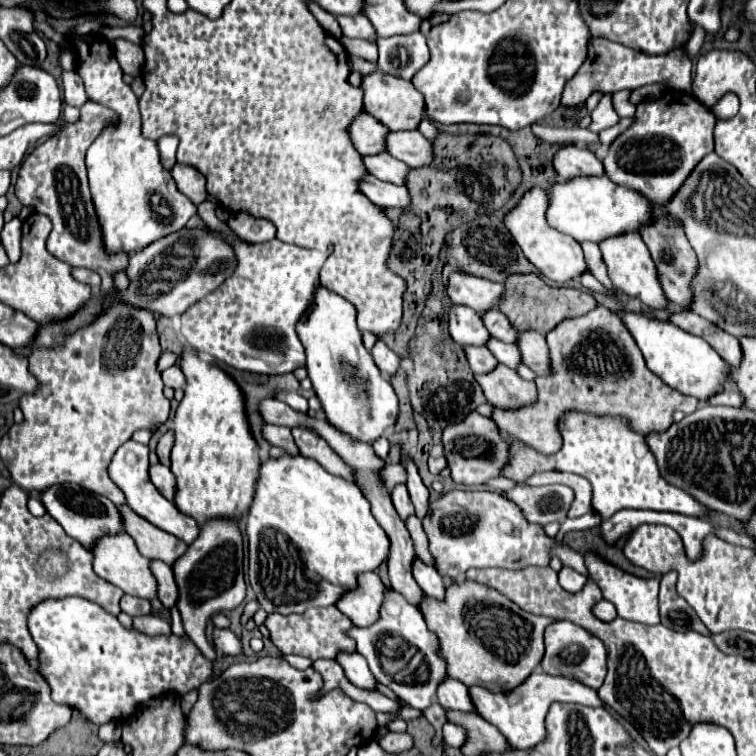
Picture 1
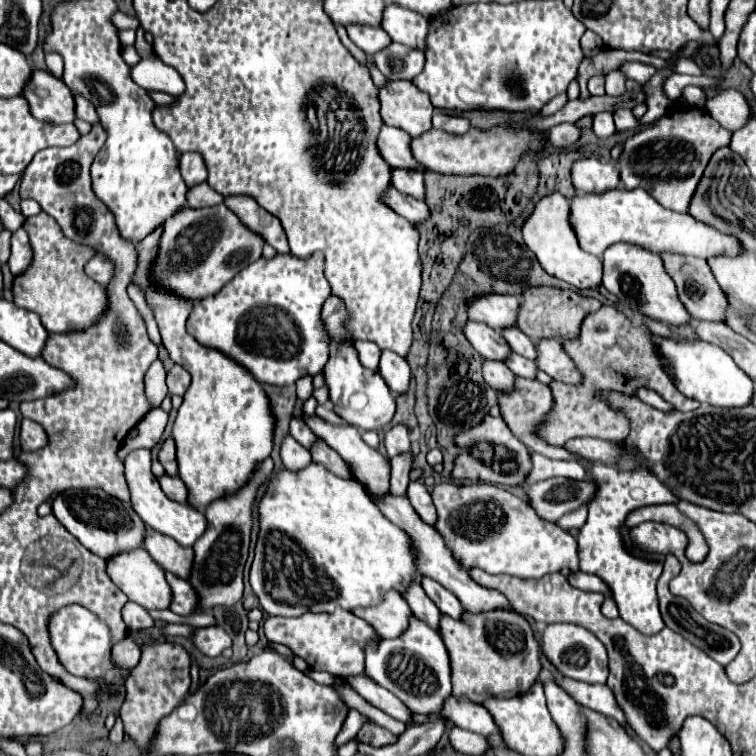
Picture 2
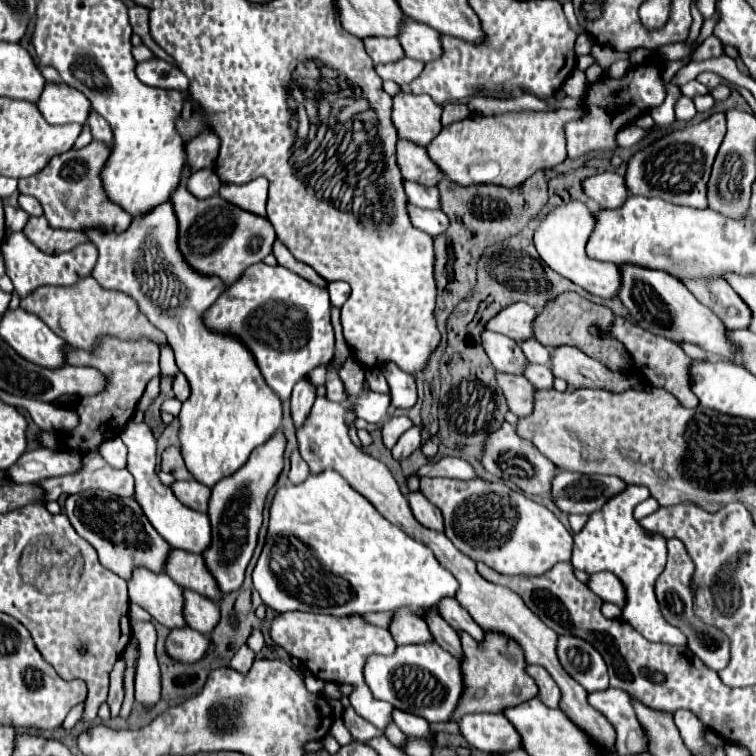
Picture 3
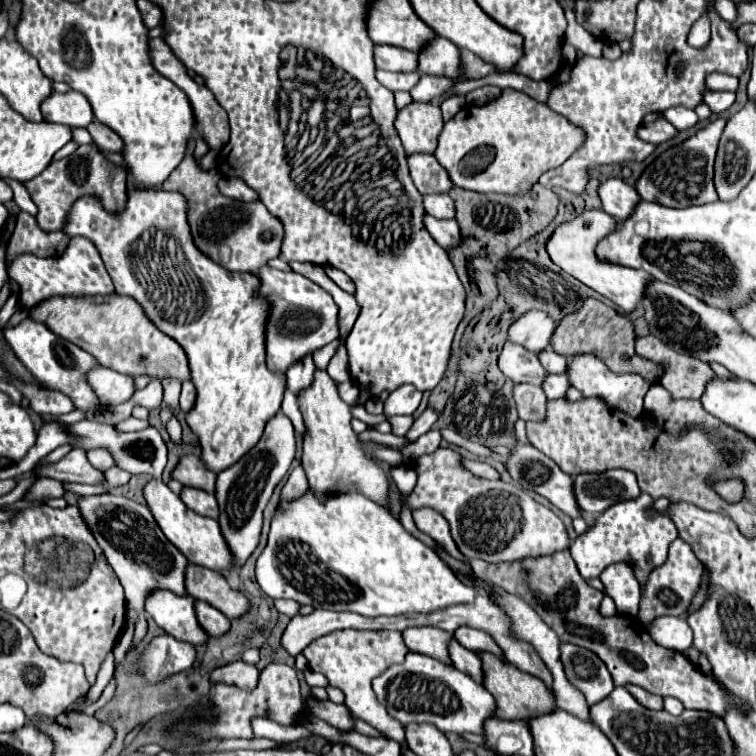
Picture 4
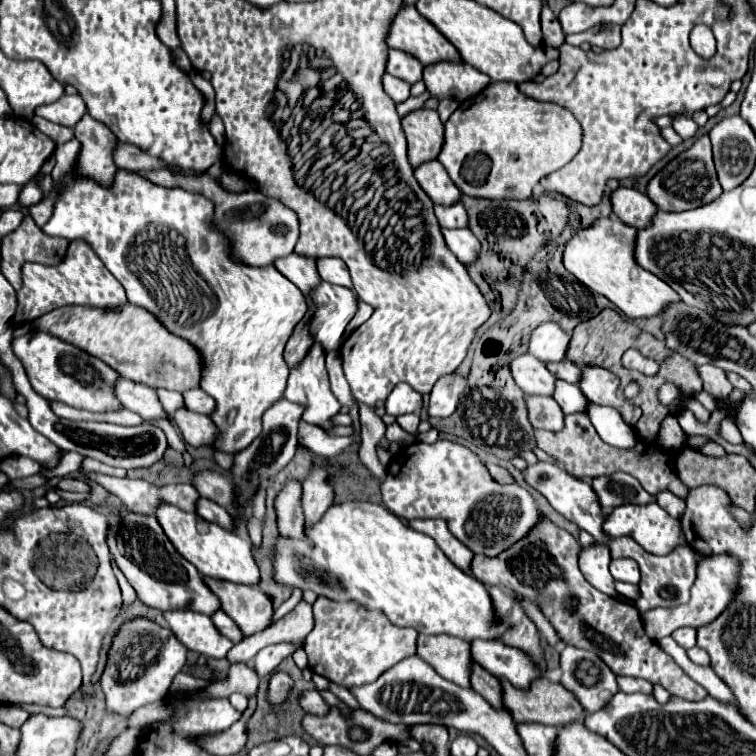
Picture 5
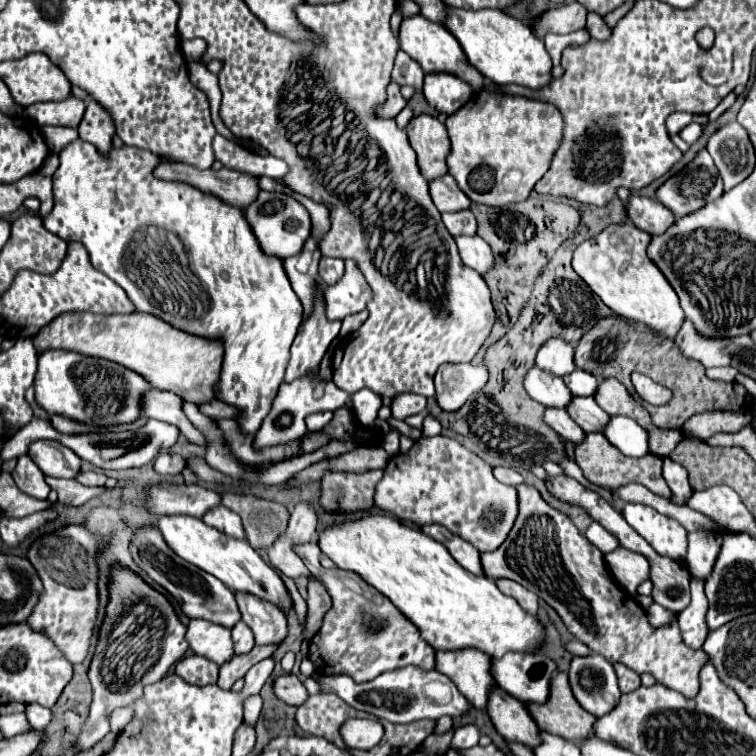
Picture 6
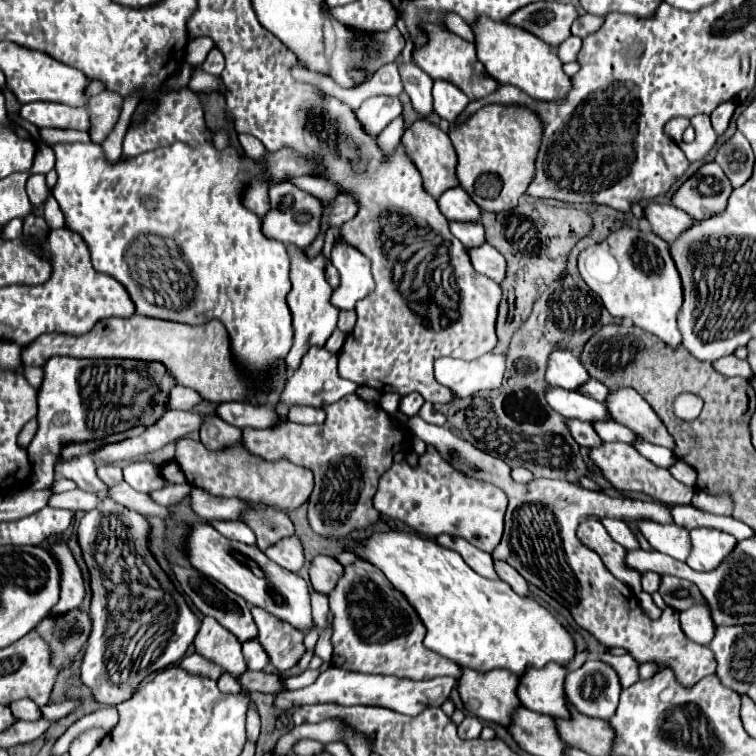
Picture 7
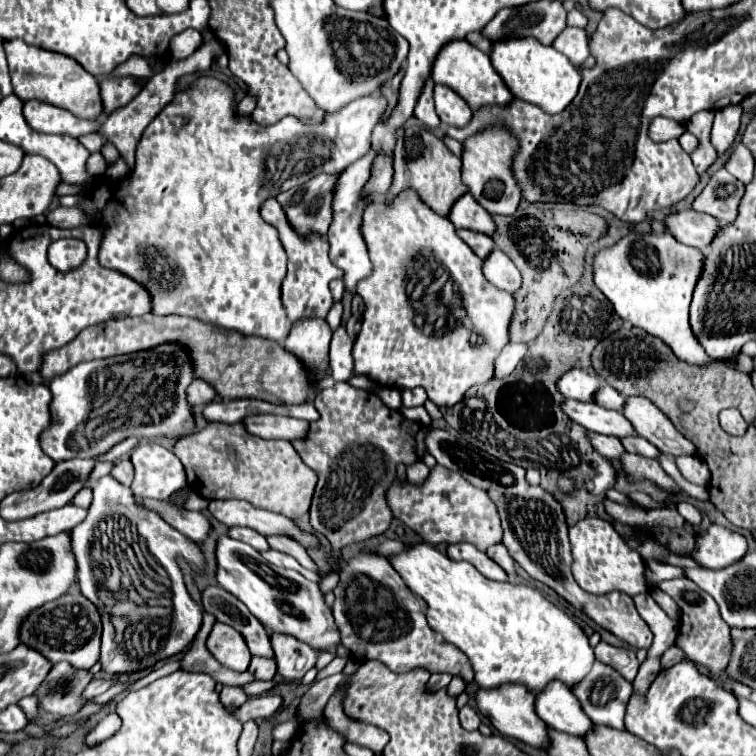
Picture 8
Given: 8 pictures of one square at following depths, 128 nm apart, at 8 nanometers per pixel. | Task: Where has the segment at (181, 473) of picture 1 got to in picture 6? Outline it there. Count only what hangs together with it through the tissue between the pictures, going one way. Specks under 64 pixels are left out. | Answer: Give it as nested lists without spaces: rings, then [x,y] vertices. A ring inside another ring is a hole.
[[[74,140],[60,150],[58,158],[60,166],[52,176],[54,208],[42,218],[44,228],[66,242],[82,242],[92,264],[126,290],[138,312],[154,314],[194,336],[220,338],[224,342],[224,362],[214,394],[218,400],[238,410],[234,420],[238,422],[240,432],[254,436],[270,412],[270,404],[284,380],[290,346],[302,322],[302,304],[284,274],[282,260],[268,258],[260,250],[250,226],[244,222],[242,210],[232,208],[194,186],[184,186],[184,182],[160,182],[152,174],[152,166],[162,158],[152,156],[148,150],[122,146],[112,148],[104,158],[92,144]],[[162,232],[176,234],[182,242],[180,252],[184,254],[166,254],[166,240],[158,238]]]

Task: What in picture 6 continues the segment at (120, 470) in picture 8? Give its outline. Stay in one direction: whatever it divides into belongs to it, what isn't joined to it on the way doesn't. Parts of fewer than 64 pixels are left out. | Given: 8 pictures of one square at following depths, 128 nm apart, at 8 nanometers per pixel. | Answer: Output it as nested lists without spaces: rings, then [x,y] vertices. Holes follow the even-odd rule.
[[[82,472],[78,474],[76,482],[84,484],[84,486],[102,486],[108,478],[104,474],[98,474],[98,472]]]

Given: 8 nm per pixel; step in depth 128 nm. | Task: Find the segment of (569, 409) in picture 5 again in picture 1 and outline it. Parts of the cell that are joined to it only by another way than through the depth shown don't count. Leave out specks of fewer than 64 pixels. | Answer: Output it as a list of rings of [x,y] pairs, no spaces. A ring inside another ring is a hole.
[[[490,338],[486,342],[486,348],[496,356],[498,362],[506,364],[508,368],[516,368],[520,364],[520,354],[518,354],[514,344],[506,344],[506,342],[500,342],[496,338]]]

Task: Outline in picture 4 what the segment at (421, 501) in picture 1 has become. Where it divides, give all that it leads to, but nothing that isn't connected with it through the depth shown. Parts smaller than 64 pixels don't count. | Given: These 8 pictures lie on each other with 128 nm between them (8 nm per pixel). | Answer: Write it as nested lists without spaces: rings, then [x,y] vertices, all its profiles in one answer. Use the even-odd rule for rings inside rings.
[[[418,508],[418,510],[412,512],[412,516],[414,516],[414,524],[416,524],[416,528],[418,528],[420,532],[428,534],[428,536],[434,538],[438,544],[442,544],[452,558],[462,560],[462,562],[466,560],[466,558],[460,554],[460,550],[456,548],[456,544],[452,542],[448,522],[442,518],[440,512],[436,512],[436,510],[432,510],[432,508]]]

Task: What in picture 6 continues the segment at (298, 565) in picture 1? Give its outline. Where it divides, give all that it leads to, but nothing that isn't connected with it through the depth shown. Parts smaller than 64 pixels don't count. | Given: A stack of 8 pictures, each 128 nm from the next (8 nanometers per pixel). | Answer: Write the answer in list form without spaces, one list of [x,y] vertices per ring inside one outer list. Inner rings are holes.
[[[366,512],[356,520],[332,524],[320,532],[318,546],[322,554],[336,564],[336,568],[358,574],[368,586],[386,596],[420,630],[420,636],[434,650],[460,650],[462,646],[472,646],[492,658],[500,658],[500,654],[512,650],[538,652],[542,644],[544,628],[538,618],[526,614],[514,598],[500,594],[498,586],[492,580],[484,576],[474,576],[464,570],[438,540],[426,536],[416,528],[404,526],[400,520],[388,514]]]

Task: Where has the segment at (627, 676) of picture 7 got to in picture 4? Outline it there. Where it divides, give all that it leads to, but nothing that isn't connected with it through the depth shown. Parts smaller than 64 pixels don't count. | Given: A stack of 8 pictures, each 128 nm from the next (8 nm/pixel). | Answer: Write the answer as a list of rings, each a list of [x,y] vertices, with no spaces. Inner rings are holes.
[[[628,684],[626,690],[644,706],[644,708],[650,708],[650,710],[662,710],[664,708],[664,702],[660,696],[654,696],[654,694],[646,694],[646,690],[640,690],[640,686],[632,686]]]

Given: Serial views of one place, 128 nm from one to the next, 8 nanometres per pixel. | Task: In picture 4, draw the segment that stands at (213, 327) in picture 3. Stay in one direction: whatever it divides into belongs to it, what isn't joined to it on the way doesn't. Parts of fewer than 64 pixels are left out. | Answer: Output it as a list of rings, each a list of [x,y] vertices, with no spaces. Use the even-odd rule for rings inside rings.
[[[262,266],[256,276],[260,280],[256,294],[264,294],[272,302],[272,312],[264,324],[268,370],[286,374],[290,366],[338,338],[338,306],[326,290],[296,272],[280,272],[270,266]],[[288,388],[284,390],[282,412],[292,420],[296,434],[302,436],[302,432],[304,432],[304,422],[302,422],[302,414],[300,414],[300,408],[298,408],[298,400],[296,400],[296,396],[290,396],[290,390],[288,390]]]

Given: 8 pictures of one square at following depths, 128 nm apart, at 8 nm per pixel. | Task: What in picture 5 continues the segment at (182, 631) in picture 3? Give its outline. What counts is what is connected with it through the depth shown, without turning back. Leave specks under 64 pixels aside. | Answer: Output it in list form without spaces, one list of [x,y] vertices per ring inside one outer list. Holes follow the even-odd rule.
[[[138,618],[138,620],[128,620],[124,622],[120,634],[114,640],[114,646],[110,650],[108,656],[108,664],[106,670],[102,674],[102,690],[106,696],[106,708],[110,712],[118,712],[118,714],[130,714],[134,710],[138,710],[140,706],[152,704],[152,702],[160,702],[166,698],[168,688],[172,684],[172,678],[184,668],[186,664],[186,648],[176,640],[176,636],[170,630],[160,630],[160,626],[156,626],[152,620],[146,618]],[[144,638],[150,638],[152,642],[144,644]]]

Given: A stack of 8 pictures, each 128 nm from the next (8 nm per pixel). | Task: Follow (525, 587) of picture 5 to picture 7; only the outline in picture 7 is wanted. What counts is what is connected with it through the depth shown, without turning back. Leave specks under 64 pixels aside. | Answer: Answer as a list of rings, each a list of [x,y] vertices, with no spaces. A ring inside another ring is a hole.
[[[412,416],[406,426],[426,444],[434,444],[440,450],[442,458],[448,458],[448,462],[452,462],[456,470],[478,480],[492,482],[506,492],[510,500],[506,510],[506,528],[502,542],[492,552],[494,560],[508,562],[520,576],[524,576],[526,582],[556,598],[564,608],[570,610],[574,622],[580,628],[588,630],[606,648],[624,648],[638,664],[654,662],[662,668],[670,668],[676,680],[686,688],[694,686],[704,676],[714,674],[716,660],[712,650],[686,638],[680,628],[678,612],[674,612],[672,608],[664,608],[658,620],[650,620],[640,610],[634,592],[626,584],[616,580],[602,564],[600,556],[584,546],[576,536],[578,524],[591,516],[632,522],[636,522],[636,518],[672,522],[666,512],[666,504],[640,498],[612,498],[564,480],[532,480],[528,484],[518,484],[510,478],[510,466],[506,462],[484,454],[466,440],[460,440],[448,428],[432,426],[420,416]]]

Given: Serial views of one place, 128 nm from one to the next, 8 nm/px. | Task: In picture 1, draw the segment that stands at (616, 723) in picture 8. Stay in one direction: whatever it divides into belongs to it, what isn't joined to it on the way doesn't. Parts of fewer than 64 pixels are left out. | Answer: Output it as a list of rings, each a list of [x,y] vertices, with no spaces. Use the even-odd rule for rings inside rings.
[[[554,622],[544,632],[544,658],[542,658],[542,670],[550,676],[564,676],[578,680],[594,690],[598,690],[606,676],[606,648],[600,638],[592,636],[584,628],[576,626],[574,622]]]

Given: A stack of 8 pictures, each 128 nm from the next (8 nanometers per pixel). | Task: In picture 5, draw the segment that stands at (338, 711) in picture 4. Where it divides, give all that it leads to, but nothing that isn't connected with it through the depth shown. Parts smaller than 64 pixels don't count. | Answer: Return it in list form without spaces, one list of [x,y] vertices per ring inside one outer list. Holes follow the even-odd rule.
[[[318,690],[304,692],[304,696],[300,698],[300,706],[304,708],[306,714],[314,714],[314,716],[324,716],[330,712],[328,702],[322,698],[322,694]]]

